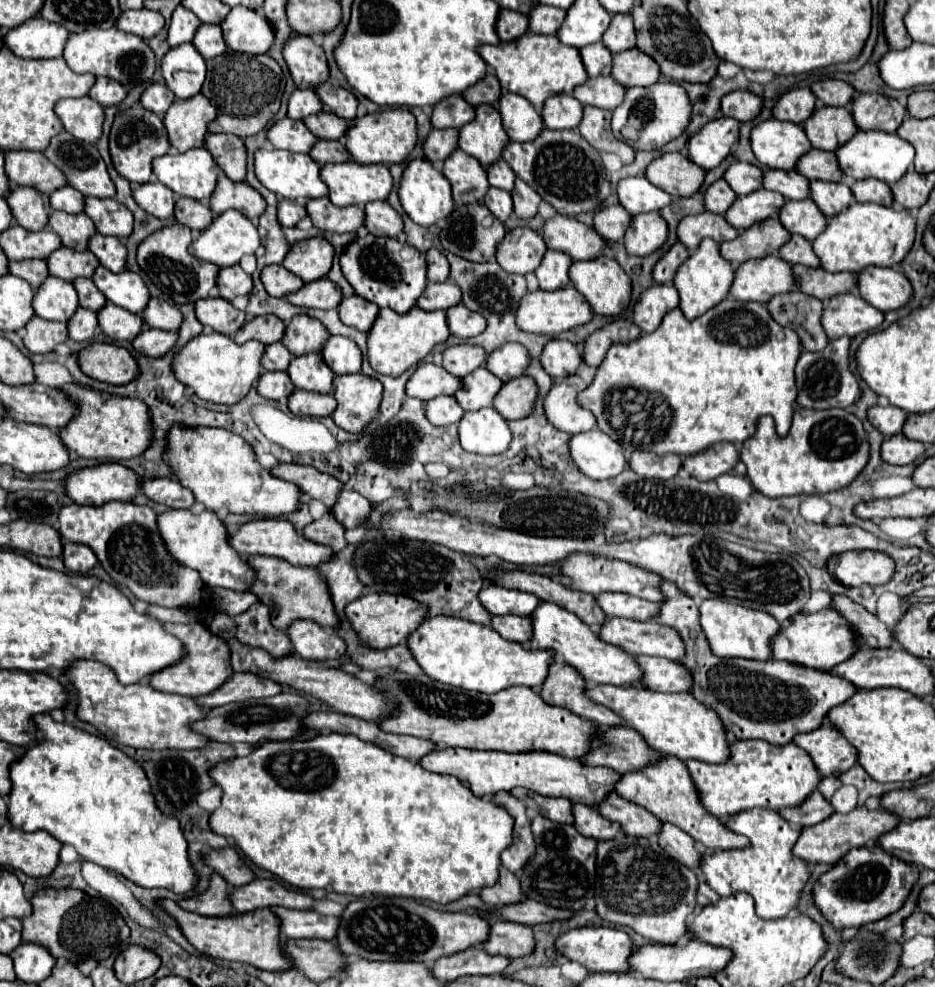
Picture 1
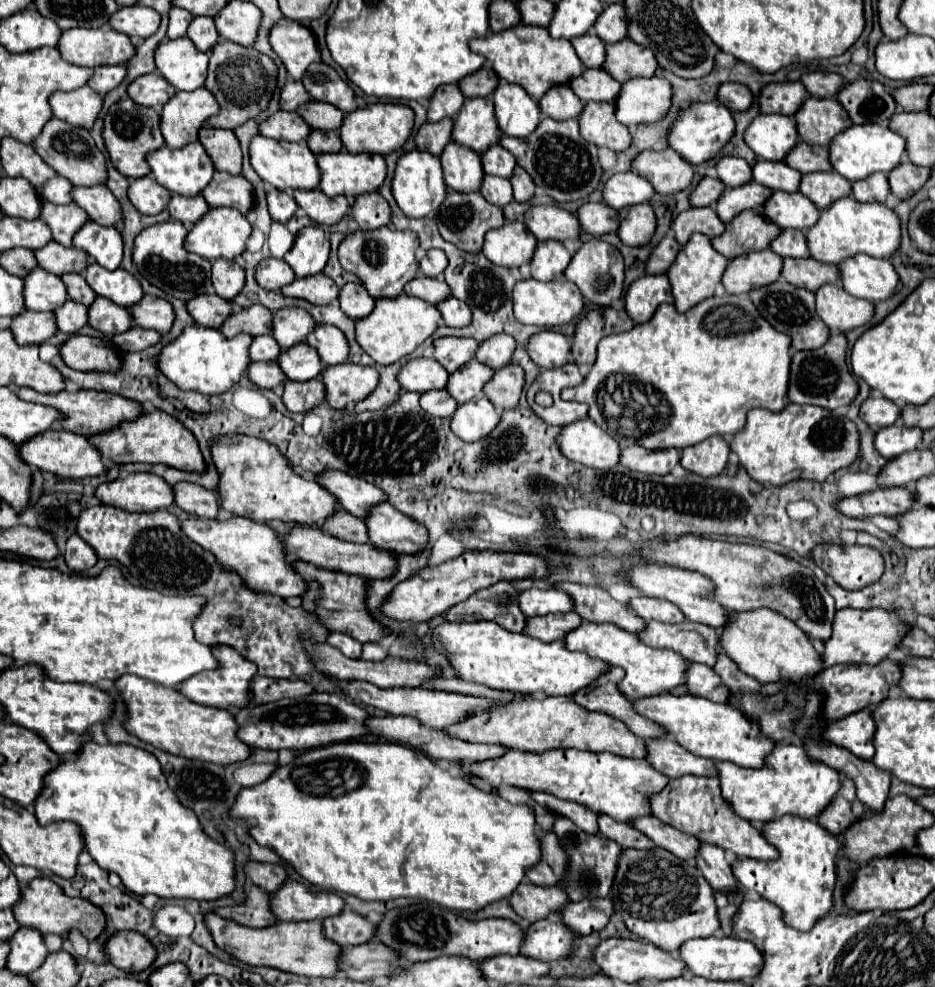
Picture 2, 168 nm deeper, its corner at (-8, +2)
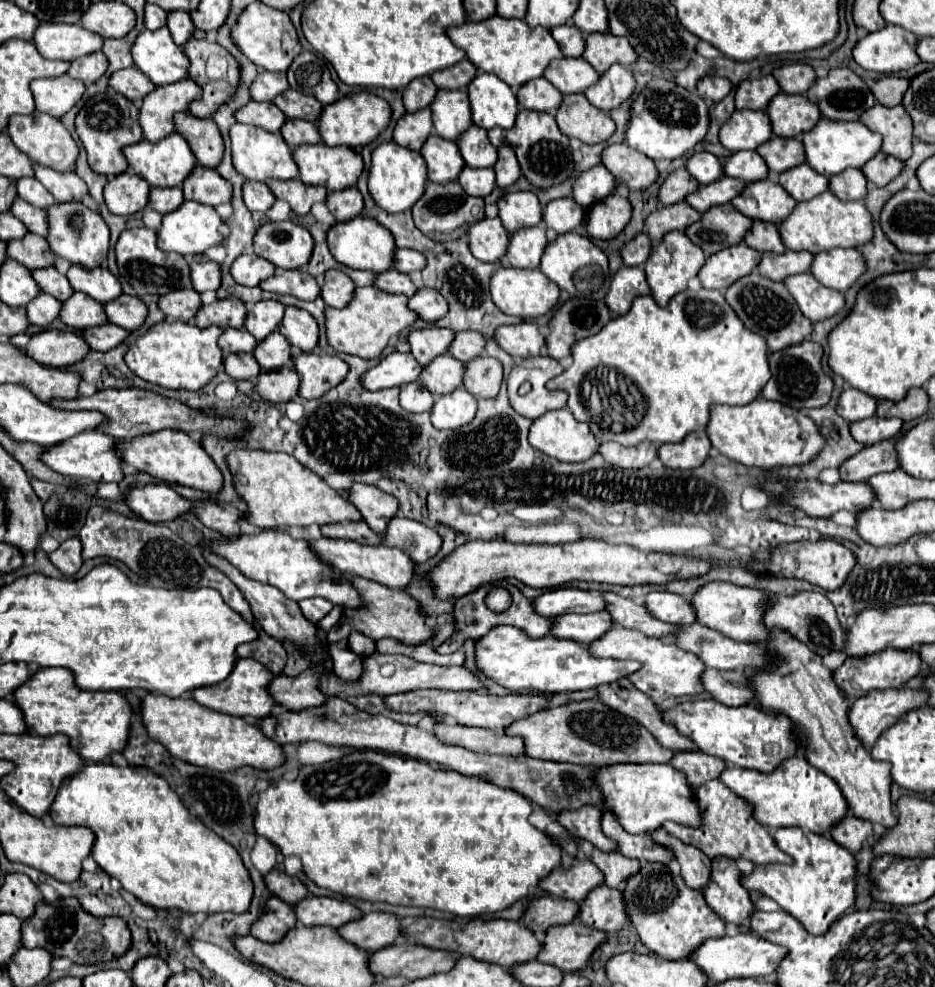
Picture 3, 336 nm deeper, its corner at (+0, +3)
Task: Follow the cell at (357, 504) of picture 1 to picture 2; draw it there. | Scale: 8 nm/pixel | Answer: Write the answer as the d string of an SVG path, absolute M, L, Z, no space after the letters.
M376 504L364 518L368 538L374 546L396 550L402 554L416 554L424 550L428 534L426 528L400 514L392 504Z

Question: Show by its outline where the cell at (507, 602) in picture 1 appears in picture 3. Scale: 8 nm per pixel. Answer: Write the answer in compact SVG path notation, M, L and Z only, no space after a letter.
M560 587L546 591L534 599L536 611L544 617L558 617L566 613L596 613L604 611L604 597L600 591L582 591L576 587Z

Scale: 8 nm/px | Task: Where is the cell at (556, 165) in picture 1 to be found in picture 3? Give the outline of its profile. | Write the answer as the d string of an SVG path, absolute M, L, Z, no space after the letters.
M520 109L512 129L502 129L502 127L490 129L488 137L494 143L494 147L502 147L508 143L516 151L522 175L534 187L544 189L544 187L550 187L554 183L562 183L566 179L572 179L572 175L574 175L574 163L572 163L570 149L568 149L570 147L568 137L558 129L556 119L550 113Z

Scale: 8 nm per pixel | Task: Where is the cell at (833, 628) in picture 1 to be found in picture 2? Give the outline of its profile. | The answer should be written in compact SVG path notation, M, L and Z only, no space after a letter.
M844 608L838 610L832 622L832 636L824 640L824 654L820 654L824 666L836 666L836 664L878 664L882 662L890 650L896 648L896 644L902 640L904 632L910 628L904 620L900 620L896 614L886 612L882 608L870 608L870 610L854 610Z

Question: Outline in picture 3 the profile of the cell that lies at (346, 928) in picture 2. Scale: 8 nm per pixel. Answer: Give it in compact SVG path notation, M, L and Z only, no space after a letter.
M374 911L364 915L360 923L348 923L348 927L340 927L338 931L356 947L374 953L392 945L400 937L402 927L396 915Z

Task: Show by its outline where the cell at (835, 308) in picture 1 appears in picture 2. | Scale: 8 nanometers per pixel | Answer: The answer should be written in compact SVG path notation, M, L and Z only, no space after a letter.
M824 284L816 292L816 312L832 332L848 332L874 318L874 304L854 298L842 284Z

